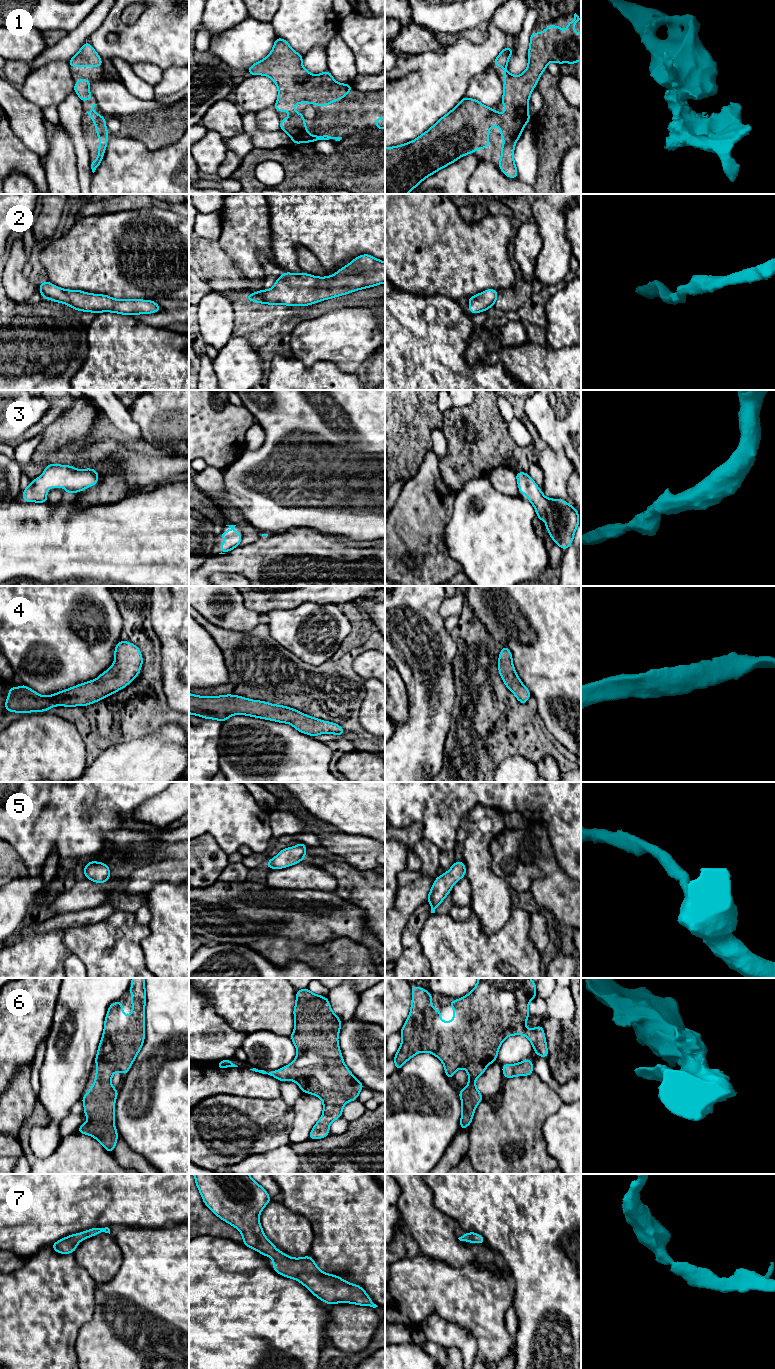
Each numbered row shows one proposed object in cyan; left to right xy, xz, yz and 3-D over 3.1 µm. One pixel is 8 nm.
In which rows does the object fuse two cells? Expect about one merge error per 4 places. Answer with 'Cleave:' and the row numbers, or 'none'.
Cleave: none

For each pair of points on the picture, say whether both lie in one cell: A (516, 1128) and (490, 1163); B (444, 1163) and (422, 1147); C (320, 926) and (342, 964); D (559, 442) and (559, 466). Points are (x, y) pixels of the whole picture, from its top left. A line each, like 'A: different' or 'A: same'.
A: same
B: different
C: different
D: different

